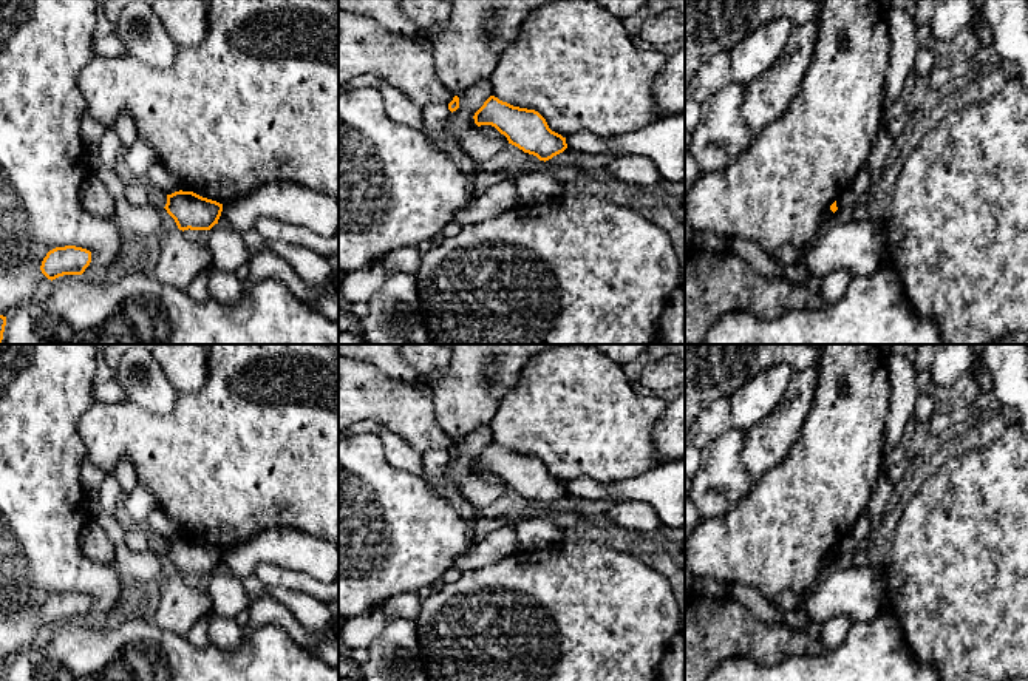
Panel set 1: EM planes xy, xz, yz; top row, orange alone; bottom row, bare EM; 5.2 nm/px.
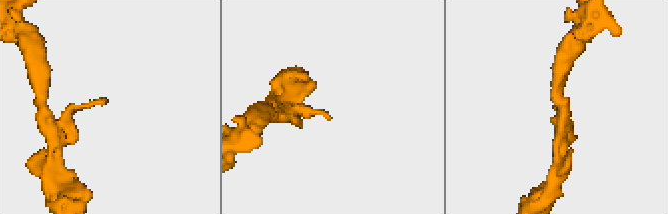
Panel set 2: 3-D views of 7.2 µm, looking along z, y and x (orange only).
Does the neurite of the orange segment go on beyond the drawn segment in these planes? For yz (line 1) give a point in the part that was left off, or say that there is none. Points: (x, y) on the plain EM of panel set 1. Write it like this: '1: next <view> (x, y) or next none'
1: next none

